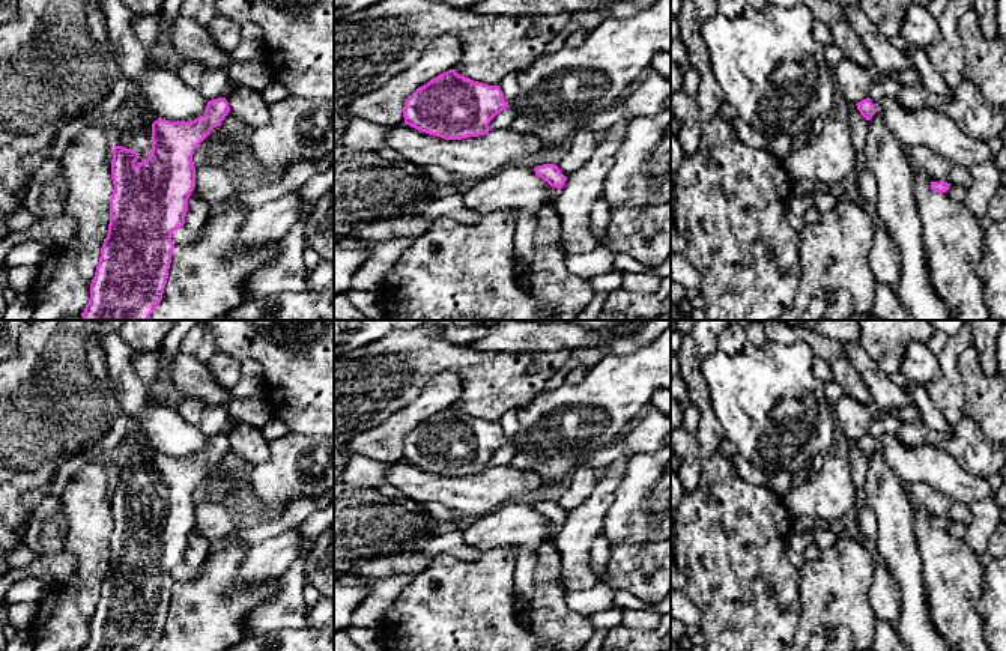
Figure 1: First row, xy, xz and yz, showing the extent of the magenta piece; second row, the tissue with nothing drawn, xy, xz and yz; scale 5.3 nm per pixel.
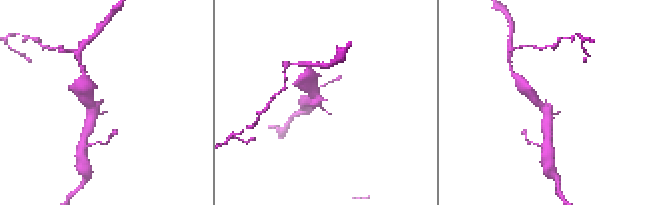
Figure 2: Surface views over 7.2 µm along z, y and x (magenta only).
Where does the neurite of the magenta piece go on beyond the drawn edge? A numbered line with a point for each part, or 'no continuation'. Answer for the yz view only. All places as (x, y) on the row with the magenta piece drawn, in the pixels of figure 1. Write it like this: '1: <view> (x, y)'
1: yz (884, 89)

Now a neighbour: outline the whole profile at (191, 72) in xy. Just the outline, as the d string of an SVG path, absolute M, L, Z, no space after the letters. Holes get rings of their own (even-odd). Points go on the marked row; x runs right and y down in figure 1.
M188 62L179 65L176 74L186 86L198 89L205 71L205 66L198 62Z

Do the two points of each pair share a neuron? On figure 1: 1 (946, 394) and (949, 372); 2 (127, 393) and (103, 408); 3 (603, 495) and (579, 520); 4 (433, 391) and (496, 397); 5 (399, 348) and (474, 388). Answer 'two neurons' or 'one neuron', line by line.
1: one neuron
2: two neurons
3: one neuron
4: two neurons
5: one neuron

